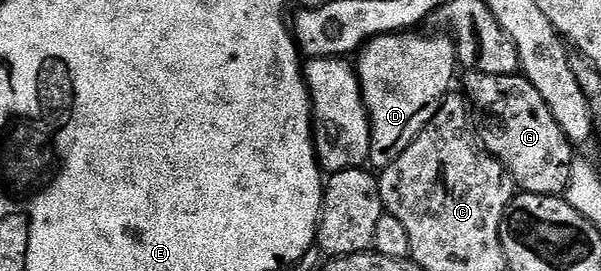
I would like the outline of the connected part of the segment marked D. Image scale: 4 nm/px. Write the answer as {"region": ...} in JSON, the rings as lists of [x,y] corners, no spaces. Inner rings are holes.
{"region":[[[399,33],[393,35],[380,35],[369,39],[358,52],[354,66],[356,75],[360,78],[360,88],[364,94],[364,104],[368,110],[370,121],[370,153],[368,154],[371,166],[383,169],[398,161],[402,153],[422,133],[422,129],[438,113],[442,101],[453,90],[452,78],[458,72],[456,58],[456,45],[444,33],[428,33],[432,35],[414,35],[418,33]]]}

